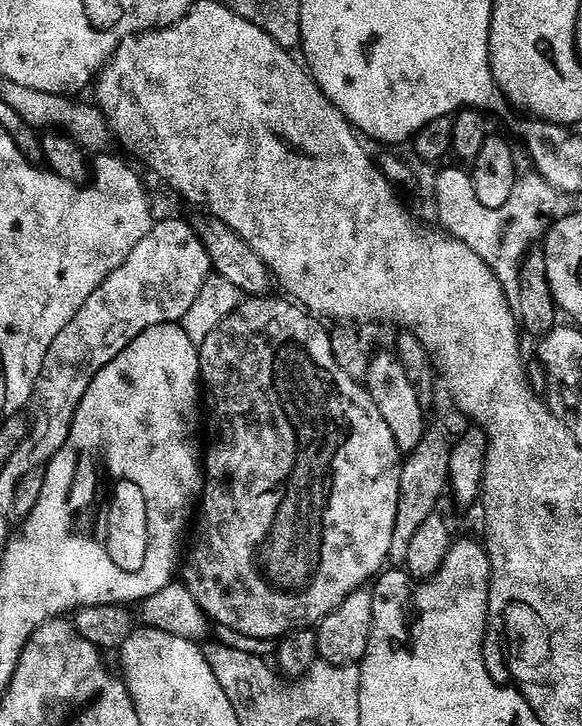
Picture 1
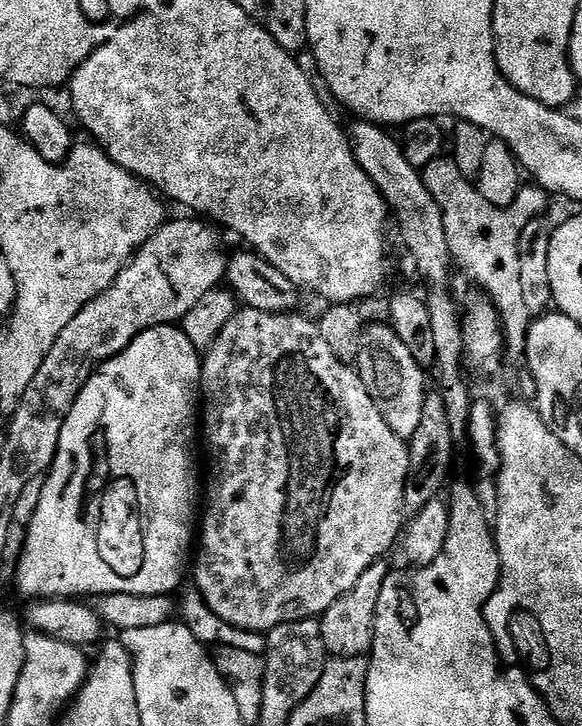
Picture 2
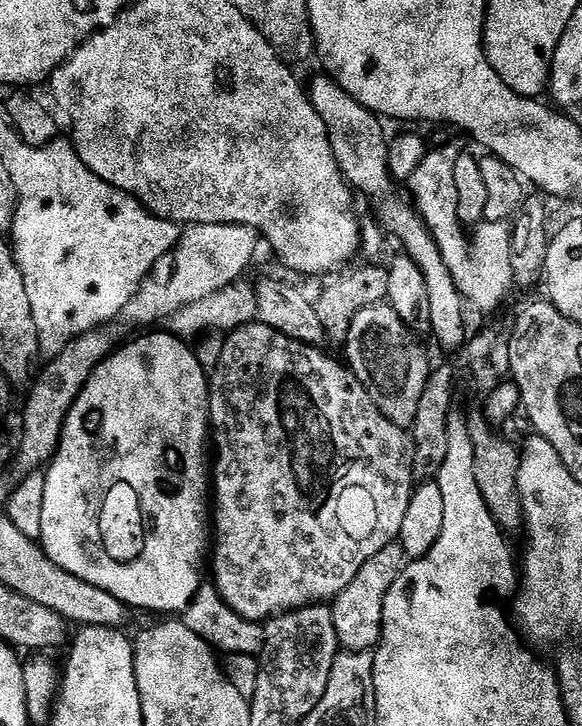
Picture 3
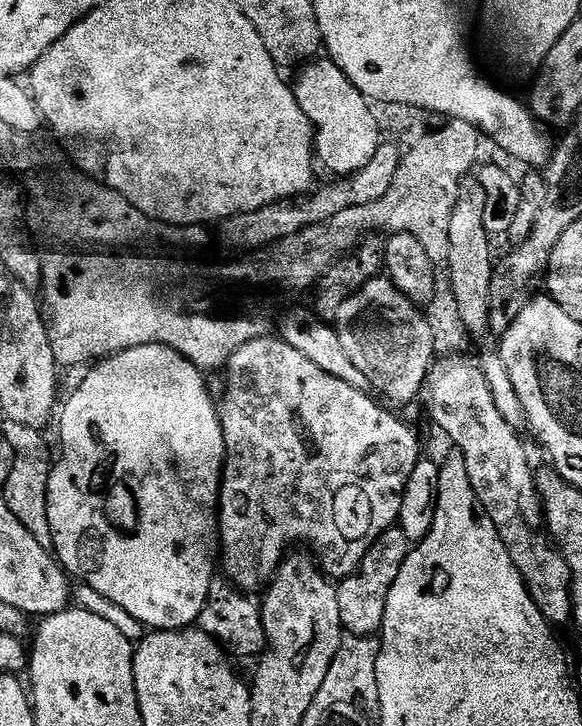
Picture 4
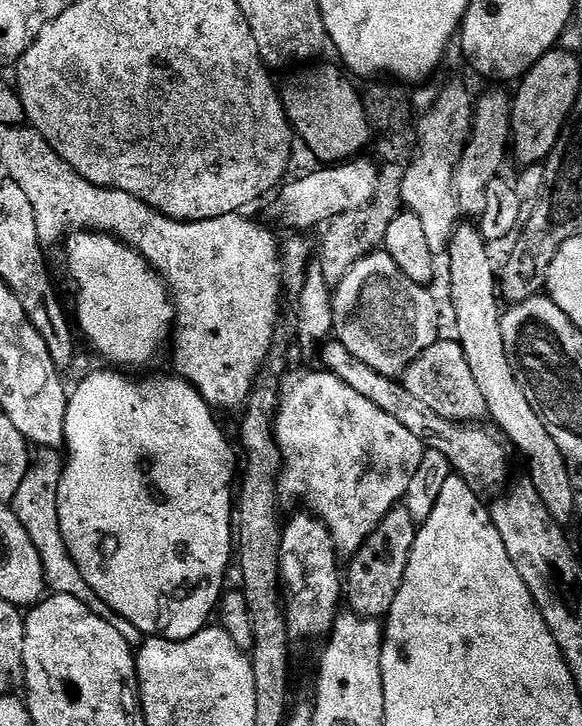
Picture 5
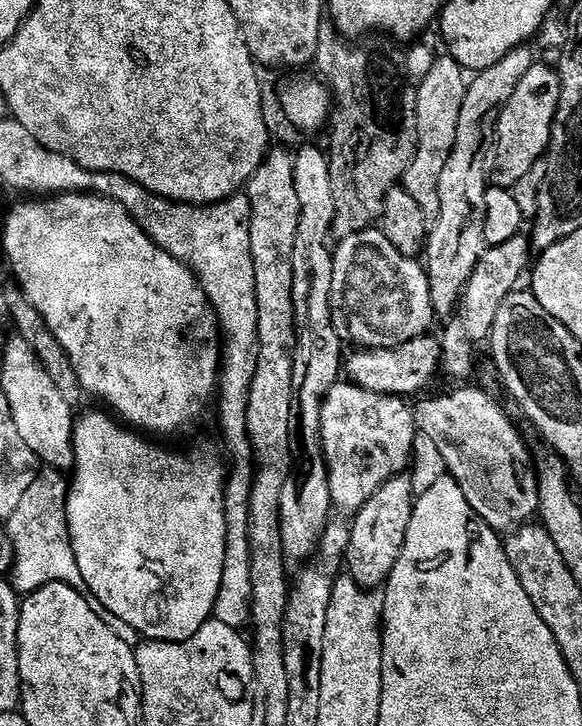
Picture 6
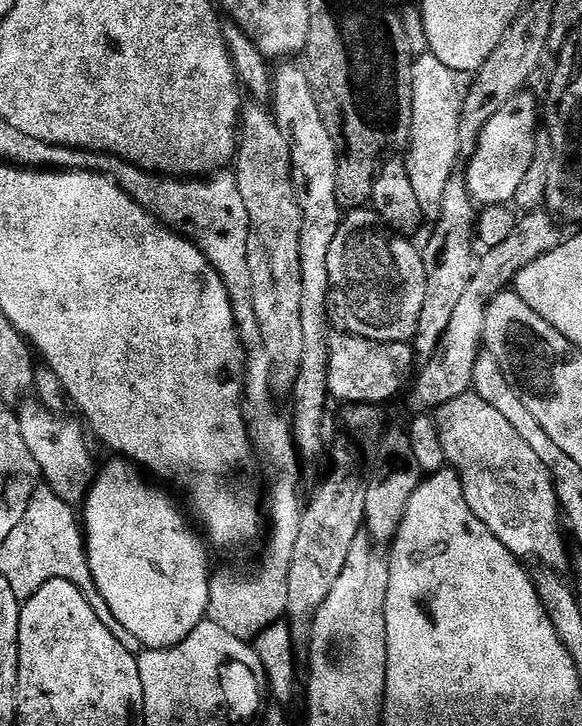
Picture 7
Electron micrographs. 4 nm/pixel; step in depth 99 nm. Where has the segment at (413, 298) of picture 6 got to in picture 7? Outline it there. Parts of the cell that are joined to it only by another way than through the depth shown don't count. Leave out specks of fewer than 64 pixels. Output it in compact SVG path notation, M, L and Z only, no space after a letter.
M368 206L351 209L341 219L326 258L330 270L328 314L341 333L387 344L402 344L415 337L418 318L422 318L422 306L426 302L426 270L421 249L400 236L403 235L394 234L393 229L380 219L380 213Z

